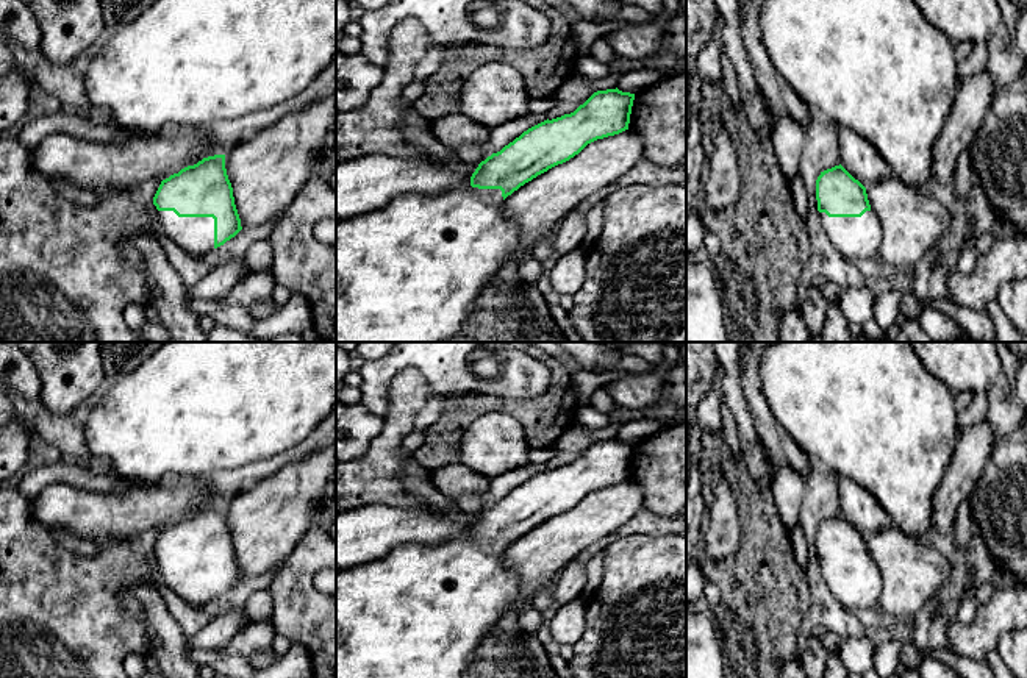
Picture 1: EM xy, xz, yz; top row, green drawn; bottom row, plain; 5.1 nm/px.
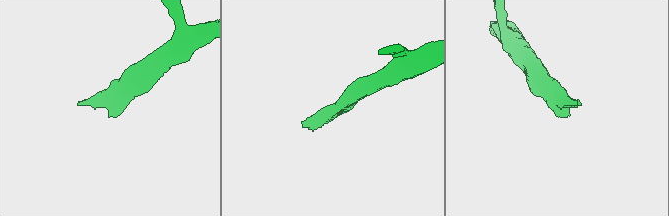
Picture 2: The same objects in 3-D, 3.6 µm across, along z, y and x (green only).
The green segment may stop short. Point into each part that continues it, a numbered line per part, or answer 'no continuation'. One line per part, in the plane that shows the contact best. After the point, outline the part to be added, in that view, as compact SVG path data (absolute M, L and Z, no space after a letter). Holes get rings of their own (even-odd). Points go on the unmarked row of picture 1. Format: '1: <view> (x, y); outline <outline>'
1: xy (196, 585); outline M158 561L164 584L191 605L206 605L214 600L213 567L178 567L174 561Z

